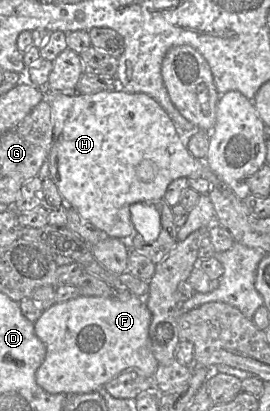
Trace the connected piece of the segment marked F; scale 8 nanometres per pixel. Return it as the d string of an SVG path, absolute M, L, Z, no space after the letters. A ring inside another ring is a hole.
M132 295L127 301L113 297L83 296L55 303L44 310L34 323L34 331L46 346L44 361L35 374L36 383L50 394L84 394L96 392L100 387L123 372L134 371L154 376L159 366L149 339L152 315L143 298Z

